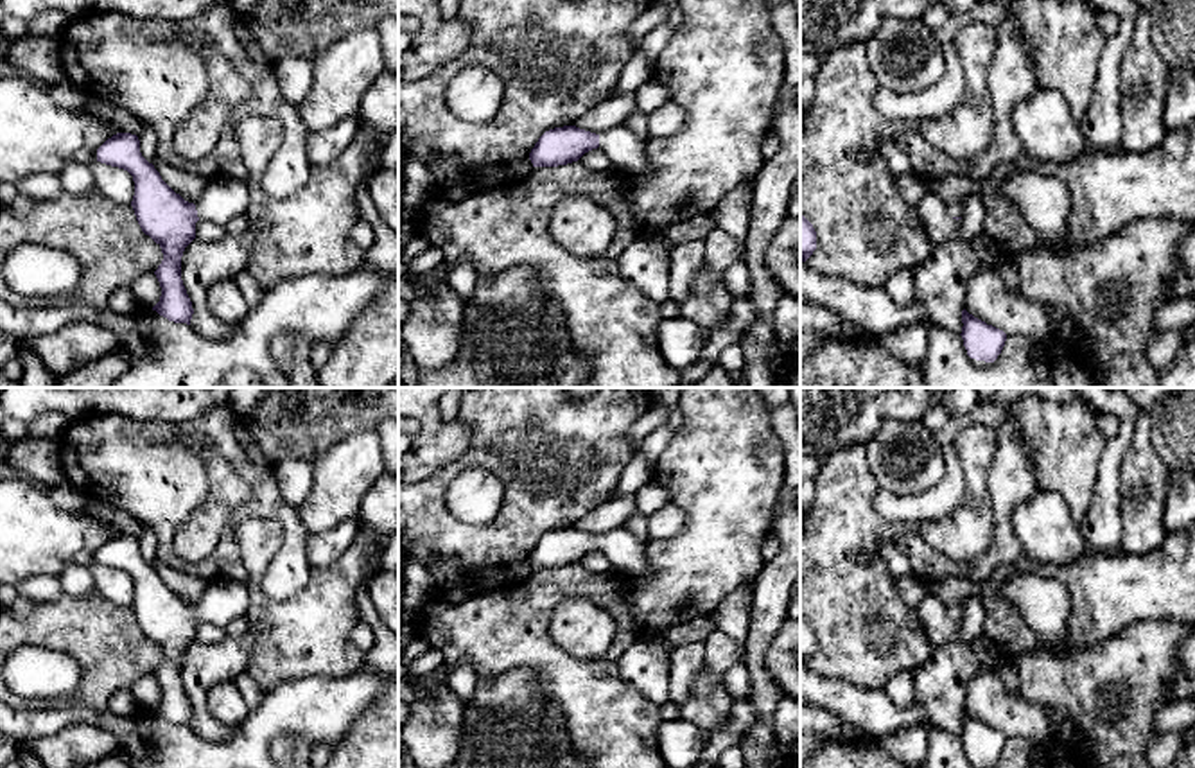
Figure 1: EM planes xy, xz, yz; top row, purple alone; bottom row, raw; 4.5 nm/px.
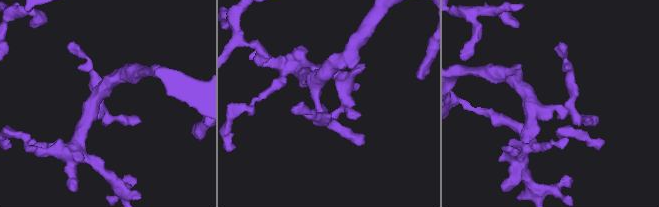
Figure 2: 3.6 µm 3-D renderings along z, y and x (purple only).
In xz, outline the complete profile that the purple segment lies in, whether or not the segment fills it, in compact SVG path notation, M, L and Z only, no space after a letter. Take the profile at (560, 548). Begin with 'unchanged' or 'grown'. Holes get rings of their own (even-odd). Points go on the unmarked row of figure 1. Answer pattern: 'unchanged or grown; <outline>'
grown; M563 528L545 533L531 551L529 562L533 569L558 569L578 563L592 551L601 551L615 576L644 576L646 547L648 542L626 528L612 529L603 537Z

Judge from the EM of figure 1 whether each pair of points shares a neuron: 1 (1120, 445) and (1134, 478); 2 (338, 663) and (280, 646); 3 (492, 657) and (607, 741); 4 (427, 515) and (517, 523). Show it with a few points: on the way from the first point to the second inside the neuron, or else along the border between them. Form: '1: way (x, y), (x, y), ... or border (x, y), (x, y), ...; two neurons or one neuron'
1: border (1136, 415), (1133, 436), (1120, 467), (1118, 497); two neurons
2: way (323, 648), (295, 646); one neuron
3: way (524, 657), (535, 657), (587, 709); one neuron
4: way (449, 535), (496, 535); one neuron

